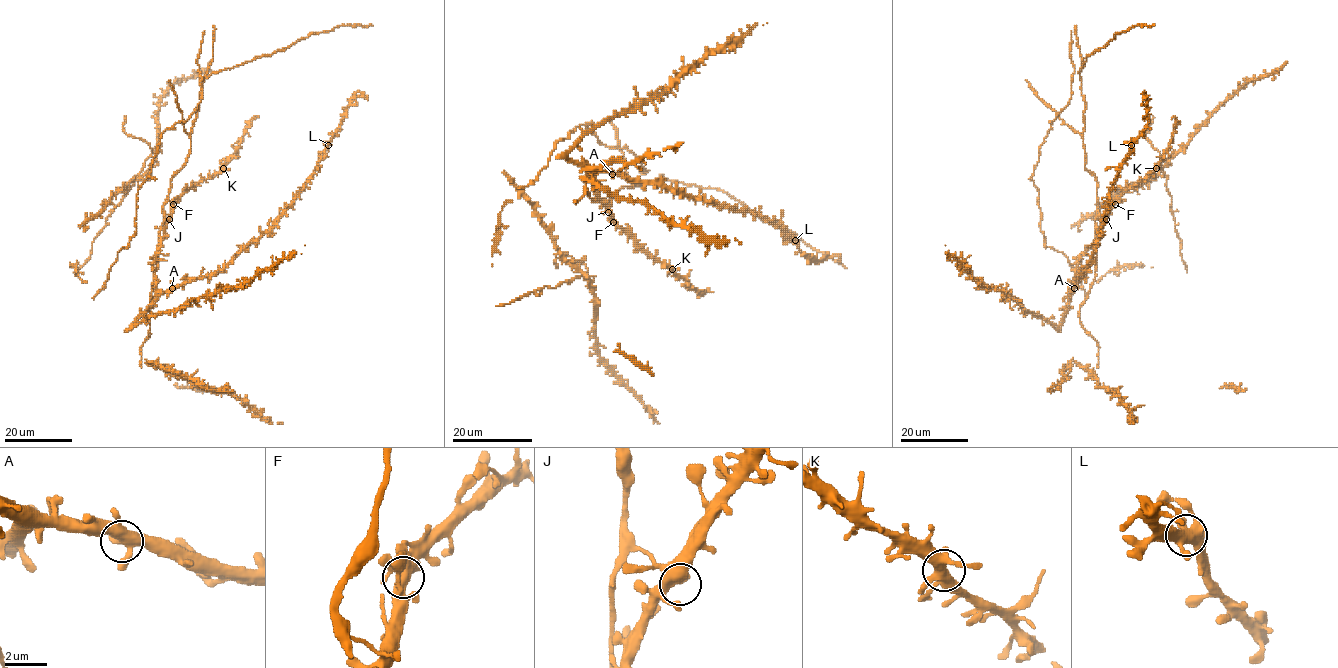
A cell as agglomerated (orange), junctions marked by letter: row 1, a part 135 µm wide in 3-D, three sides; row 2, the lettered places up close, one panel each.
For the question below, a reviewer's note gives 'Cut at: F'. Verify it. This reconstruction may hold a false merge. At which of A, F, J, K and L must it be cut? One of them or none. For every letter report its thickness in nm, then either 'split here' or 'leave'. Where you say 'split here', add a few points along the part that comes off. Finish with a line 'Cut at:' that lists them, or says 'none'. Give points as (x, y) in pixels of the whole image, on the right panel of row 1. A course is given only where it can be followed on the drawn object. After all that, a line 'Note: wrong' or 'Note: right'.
A: 480 nm | leave
F: 460 nm | leave
J: 440 nm | leave
K: 460 nm | leave
L: 480 nm | leave
Cut at: none
Note: wrong

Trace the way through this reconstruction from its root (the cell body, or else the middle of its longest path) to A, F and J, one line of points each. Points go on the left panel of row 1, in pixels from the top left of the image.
A: (183, 125), (190, 153), (171, 177), (161, 246), (153, 261), (156, 288), (160, 292), (172, 288)
F: (183, 125), (190, 138), (190, 153), (185, 164), (171, 177), (169, 199), (163, 211), (170, 216), (173, 204)
J: (183, 125), (190, 138), (190, 153), (185, 164), (171, 177), (169, 199), (163, 206), (169, 219)

